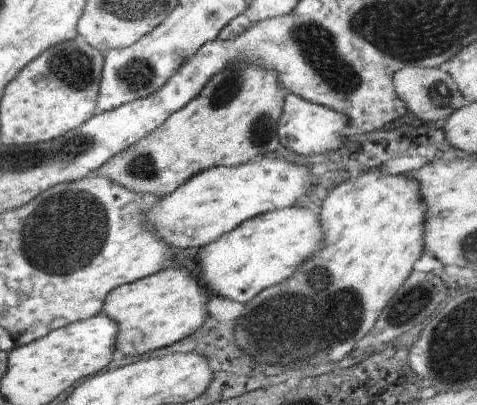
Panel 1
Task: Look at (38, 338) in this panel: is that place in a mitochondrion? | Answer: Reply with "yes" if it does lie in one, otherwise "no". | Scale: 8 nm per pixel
no

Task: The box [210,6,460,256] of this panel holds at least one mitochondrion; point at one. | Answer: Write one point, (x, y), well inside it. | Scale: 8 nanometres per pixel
(316, 46)

